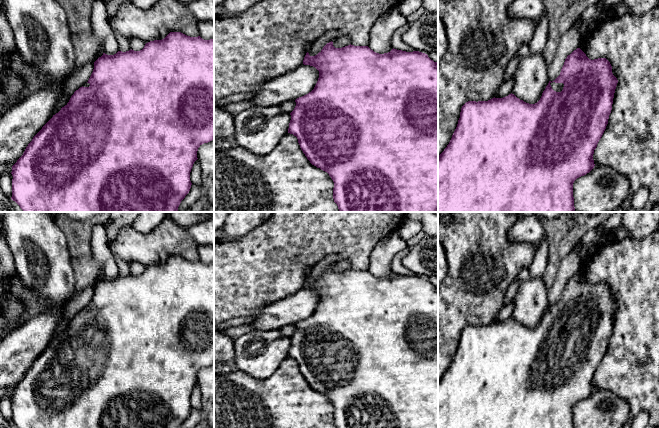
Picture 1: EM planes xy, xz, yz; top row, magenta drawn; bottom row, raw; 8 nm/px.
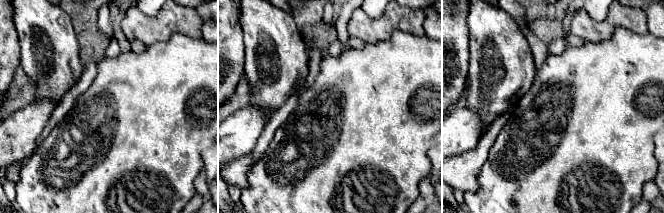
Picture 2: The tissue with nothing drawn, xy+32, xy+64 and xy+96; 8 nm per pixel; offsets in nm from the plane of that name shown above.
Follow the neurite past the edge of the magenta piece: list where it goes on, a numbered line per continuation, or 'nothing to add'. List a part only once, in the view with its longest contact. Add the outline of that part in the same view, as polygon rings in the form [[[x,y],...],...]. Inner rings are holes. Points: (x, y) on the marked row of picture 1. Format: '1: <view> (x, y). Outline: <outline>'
1: yz (558, 87). Outline: [[[550,83],[552,89],[556,92],[561,92],[563,90],[564,84],[563,83]]]

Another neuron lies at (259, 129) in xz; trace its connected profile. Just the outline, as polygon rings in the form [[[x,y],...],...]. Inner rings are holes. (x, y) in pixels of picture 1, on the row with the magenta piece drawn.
[[[252,106],[234,117],[236,142],[249,152],[265,156],[288,133],[290,113],[277,106]]]

